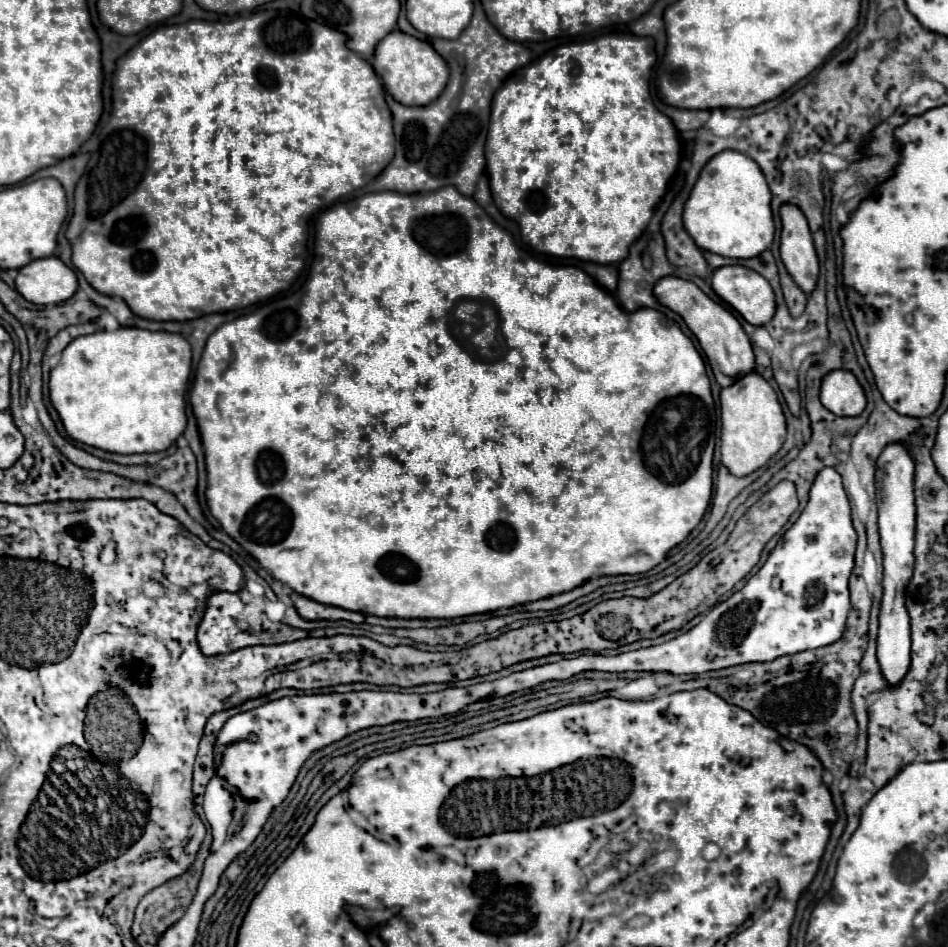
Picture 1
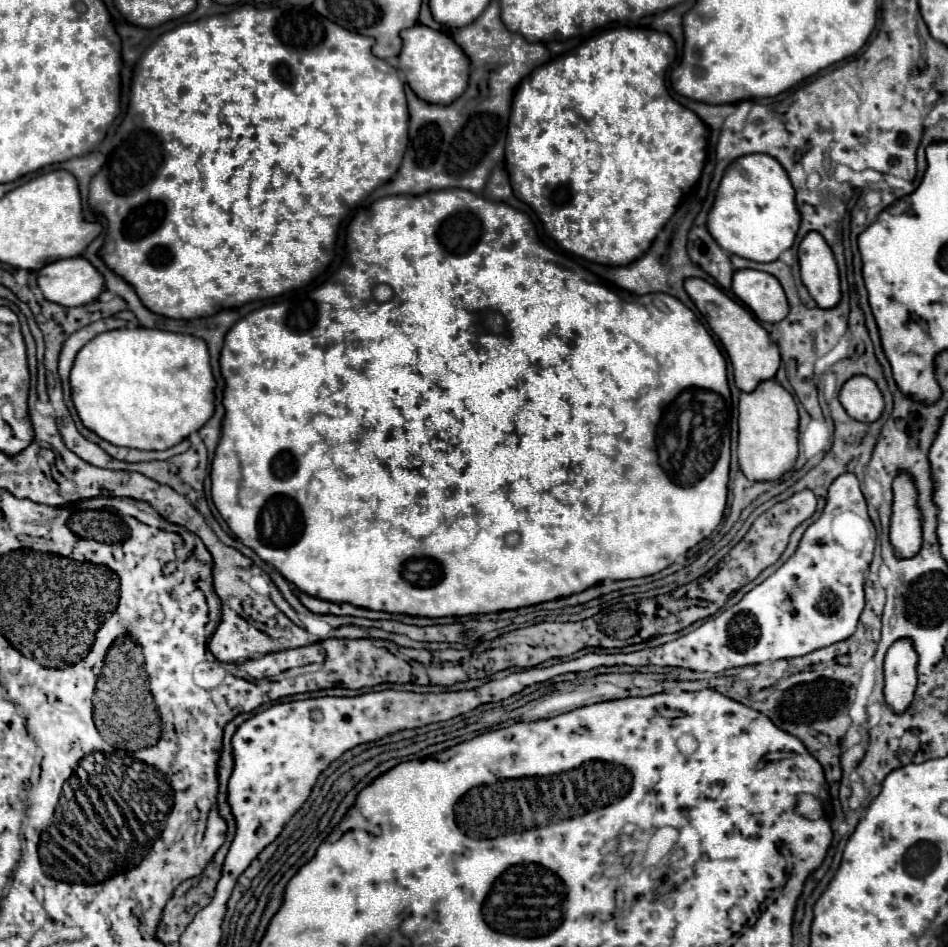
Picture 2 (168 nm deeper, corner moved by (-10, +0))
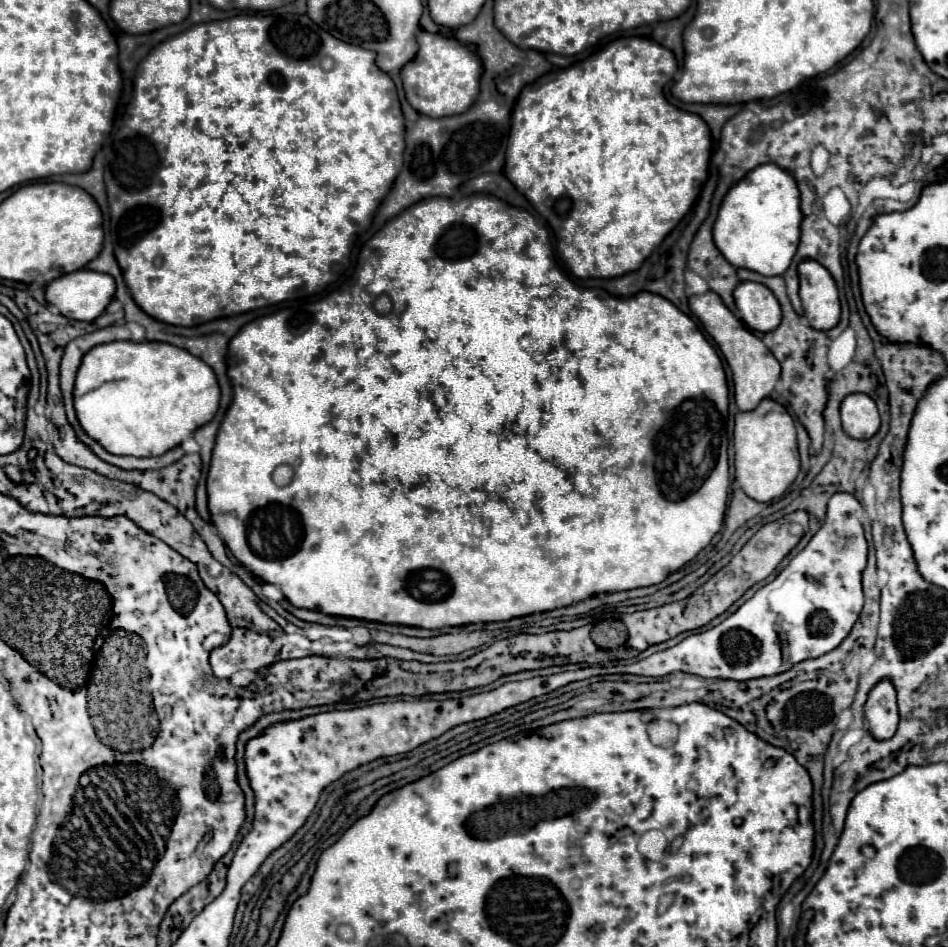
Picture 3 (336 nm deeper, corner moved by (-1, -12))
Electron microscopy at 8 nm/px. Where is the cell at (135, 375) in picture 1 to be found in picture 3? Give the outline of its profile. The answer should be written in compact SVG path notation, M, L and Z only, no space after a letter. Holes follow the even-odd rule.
M111 341L81 359L73 407L83 431L113 455L157 457L181 445L219 409L213 369L189 351L155 341Z

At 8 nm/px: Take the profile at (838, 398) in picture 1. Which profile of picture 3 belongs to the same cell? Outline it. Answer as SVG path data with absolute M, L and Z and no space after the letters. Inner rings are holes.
M847 395L841 403L841 421L847 435L855 439L869 439L877 433L881 421L875 401L869 395Z

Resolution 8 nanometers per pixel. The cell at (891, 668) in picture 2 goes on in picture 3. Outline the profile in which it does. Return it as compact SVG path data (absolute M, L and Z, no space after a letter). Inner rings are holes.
M889 679L879 681L865 703L865 719L875 739L891 739L899 725L897 691Z

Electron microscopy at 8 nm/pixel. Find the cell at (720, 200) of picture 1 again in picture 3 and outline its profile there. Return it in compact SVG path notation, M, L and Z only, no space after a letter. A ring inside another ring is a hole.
M765 163L763 167L749 171L723 197L713 225L715 245L727 255L727 261L733 267L751 269L761 275L783 275L799 245L801 217L795 179L789 171Z

